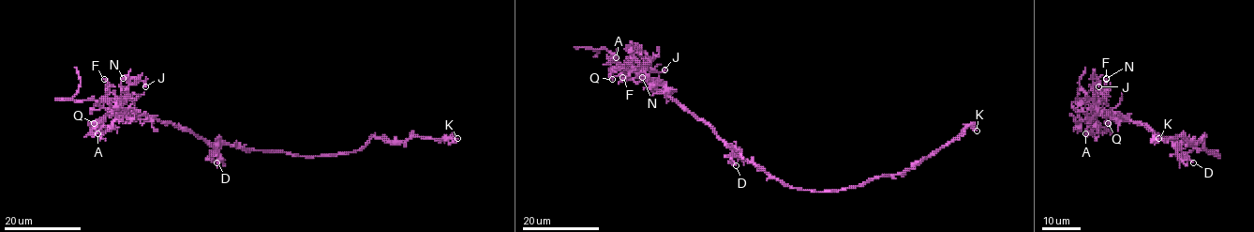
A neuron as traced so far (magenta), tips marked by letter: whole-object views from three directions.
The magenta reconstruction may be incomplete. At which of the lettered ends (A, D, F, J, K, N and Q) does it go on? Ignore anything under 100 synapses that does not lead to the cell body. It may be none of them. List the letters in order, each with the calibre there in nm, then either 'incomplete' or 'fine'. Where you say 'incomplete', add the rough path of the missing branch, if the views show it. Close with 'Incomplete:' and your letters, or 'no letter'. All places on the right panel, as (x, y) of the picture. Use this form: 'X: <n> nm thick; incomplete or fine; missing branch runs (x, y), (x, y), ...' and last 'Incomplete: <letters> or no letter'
A: 80 nm thick; fine
D: 130 nm thick; fine
F: 130 nm thick; fine
J: 140 nm thick; fine
K: 360 nm thick; fine
N: 130 nm thick; fine
Q: 110 nm thick; fine
Incomplete: no letter

